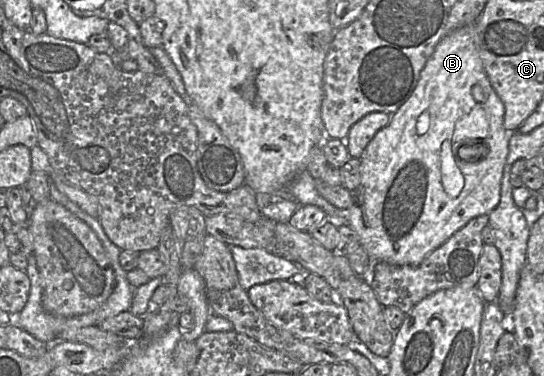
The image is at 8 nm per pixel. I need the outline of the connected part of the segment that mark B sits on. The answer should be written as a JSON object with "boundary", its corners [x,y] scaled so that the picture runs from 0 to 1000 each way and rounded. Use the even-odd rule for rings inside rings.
{"boundary":[[[864,64],[842,74],[816,101],[813,101],[801,120],[798,138],[785,160],[779,181],[776,184],[768,218],[756,247],[754,258],[719,306],[713,330],[699,343],[686,370],[676,380],[669,396],[665,412],[660,420],[662,428],[662,463],[664,479],[658,497],[647,511],[649,513],[649,540],[642,556],[636,561],[638,580],[642,585],[643,604],[653,612],[660,630],[664,654],[669,657],[678,684],[686,697],[704,694],[724,705],[770,705],[796,665],[813,652],[822,641],[836,617],[853,604],[866,582],[884,574],[897,572],[906,556],[912,553],[919,535],[921,524],[921,481],[925,468],[926,441],[930,436],[930,423],[936,402],[936,364],[938,351],[926,340],[928,285],[921,263],[915,258],[908,234],[904,231],[893,191],[888,178],[888,168],[881,152],[875,120],[873,120],[873,64]],[[873,229],[884,229],[890,253],[892,269],[877,274],[869,255],[868,239]],[[875,279],[884,279],[899,319],[899,348],[897,362],[892,370],[875,370],[875,372],[849,372],[846,378],[829,378],[836,327],[849,314],[853,306],[858,306],[869,285]],[[776,301],[787,301],[789,306],[789,338],[787,346],[770,359],[765,351],[765,324],[770,309]],[[890,378],[895,391],[895,410],[892,418],[873,428],[851,428],[842,412],[840,402],[846,388],[857,380],[884,380]]]}

